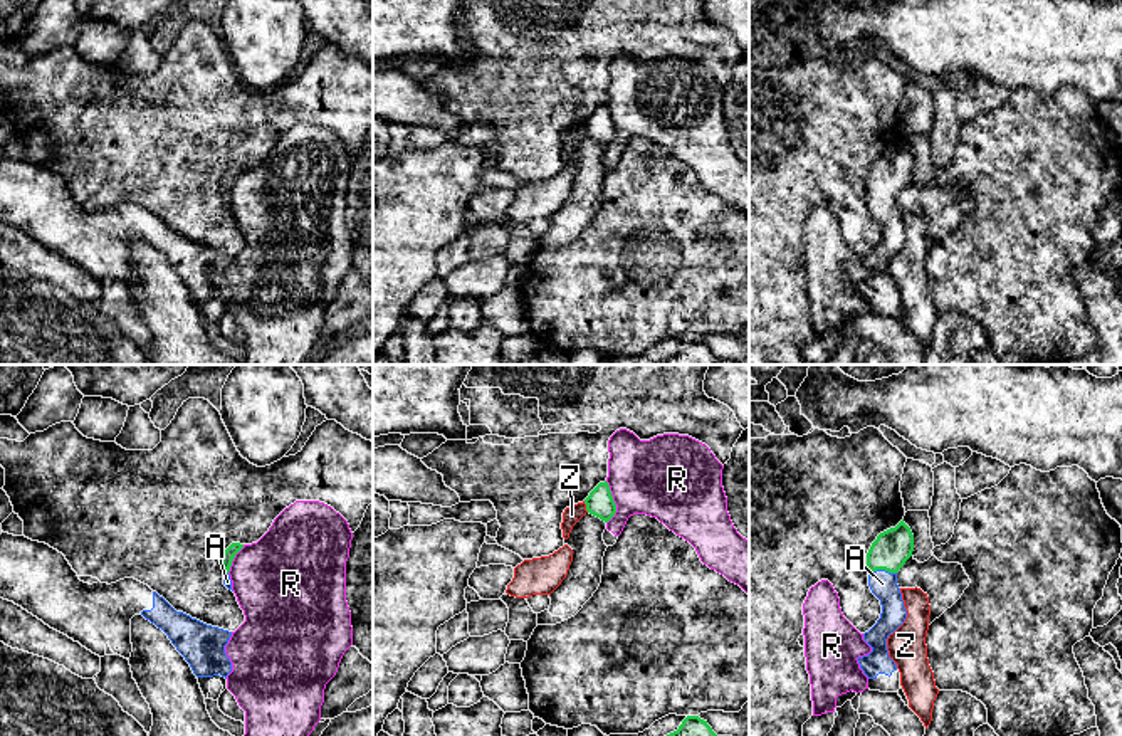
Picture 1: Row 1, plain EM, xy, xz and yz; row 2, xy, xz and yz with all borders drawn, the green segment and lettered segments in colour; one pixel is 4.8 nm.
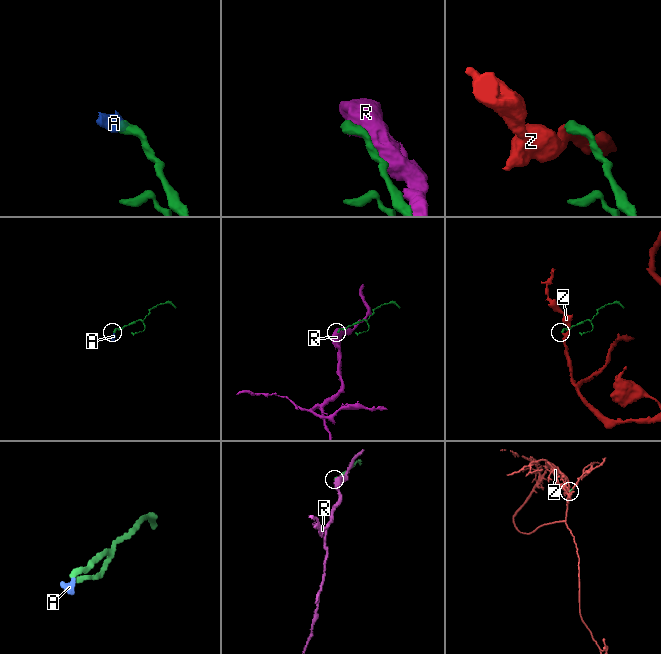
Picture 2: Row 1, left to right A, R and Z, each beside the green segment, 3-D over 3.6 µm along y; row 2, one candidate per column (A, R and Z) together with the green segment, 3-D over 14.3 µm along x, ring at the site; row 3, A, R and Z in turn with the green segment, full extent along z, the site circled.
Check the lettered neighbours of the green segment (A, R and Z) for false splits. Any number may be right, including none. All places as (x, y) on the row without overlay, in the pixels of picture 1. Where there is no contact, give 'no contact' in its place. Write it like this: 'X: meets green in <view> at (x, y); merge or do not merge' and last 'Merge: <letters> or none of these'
A: meets green in yz at (882, 192); merge
R: meets green in xz at (613, 126); do not merge
Z: meets green in xz at (587, 130); do not merge
Merge: A

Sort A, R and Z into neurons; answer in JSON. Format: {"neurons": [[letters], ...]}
{"neurons": [["A"], ["R"], ["Z"]]}

